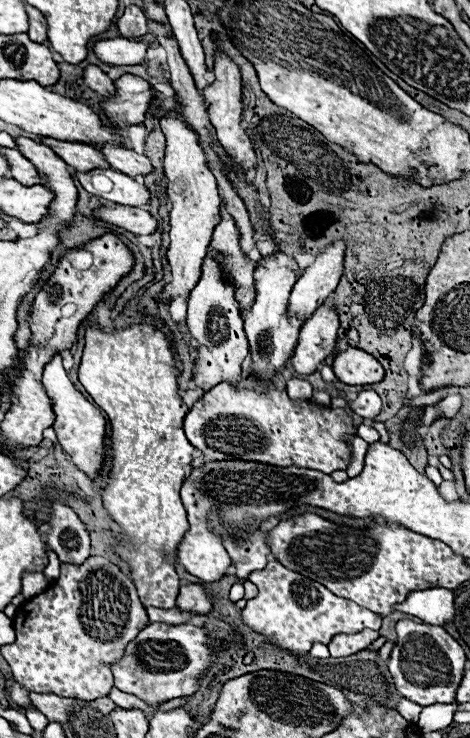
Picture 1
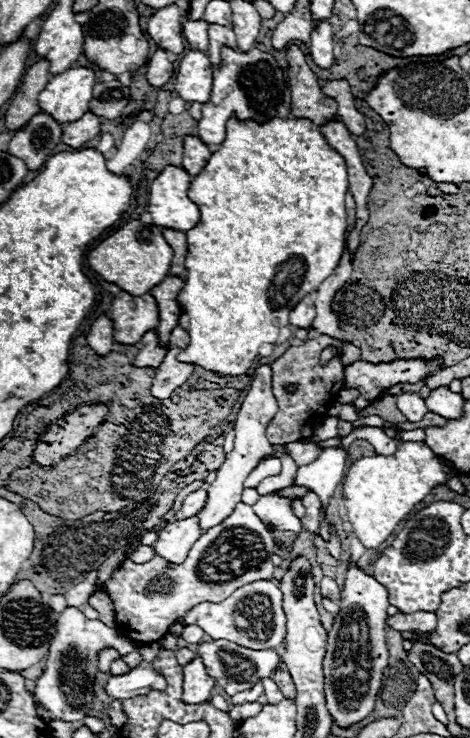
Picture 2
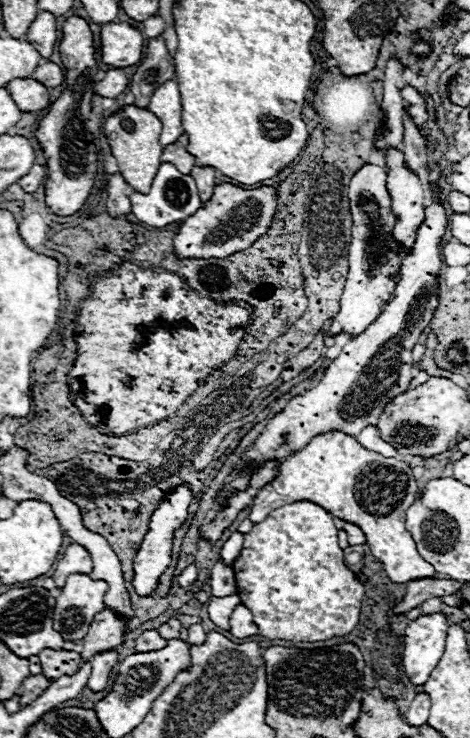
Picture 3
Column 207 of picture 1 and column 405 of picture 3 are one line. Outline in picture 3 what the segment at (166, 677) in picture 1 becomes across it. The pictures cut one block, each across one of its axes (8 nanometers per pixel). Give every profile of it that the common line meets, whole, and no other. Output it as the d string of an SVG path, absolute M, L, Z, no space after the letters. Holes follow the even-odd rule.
M440 612L432 616L420 616L408 624L404 632L402 664L406 666L406 676L410 676L414 686L424 684L440 662L448 626L450 622Z

